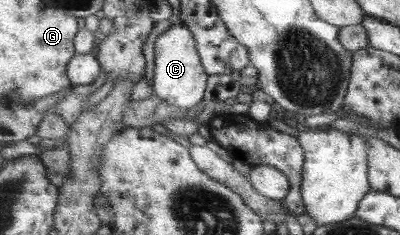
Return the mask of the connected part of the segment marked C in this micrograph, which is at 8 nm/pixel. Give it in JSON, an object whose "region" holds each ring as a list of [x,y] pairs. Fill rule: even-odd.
{"region":[[[181,21],[174,23],[170,28],[159,35],[155,47],[155,73],[153,78],[154,93],[169,105],[175,105],[179,109],[191,109],[203,101],[207,91],[209,74],[199,57],[197,41],[191,29]]]}

